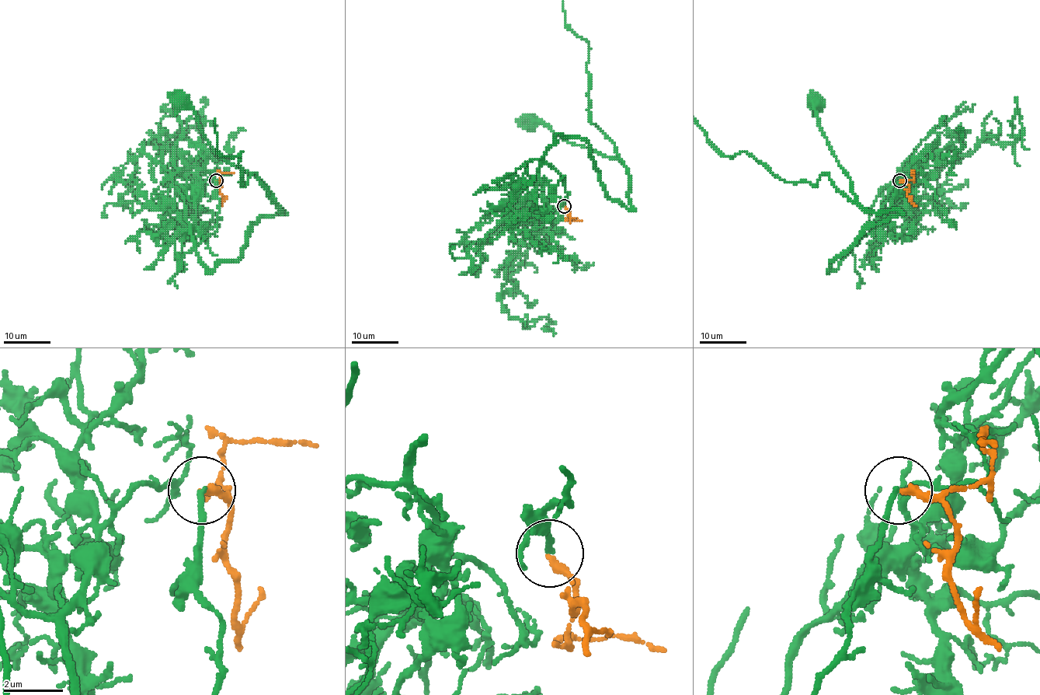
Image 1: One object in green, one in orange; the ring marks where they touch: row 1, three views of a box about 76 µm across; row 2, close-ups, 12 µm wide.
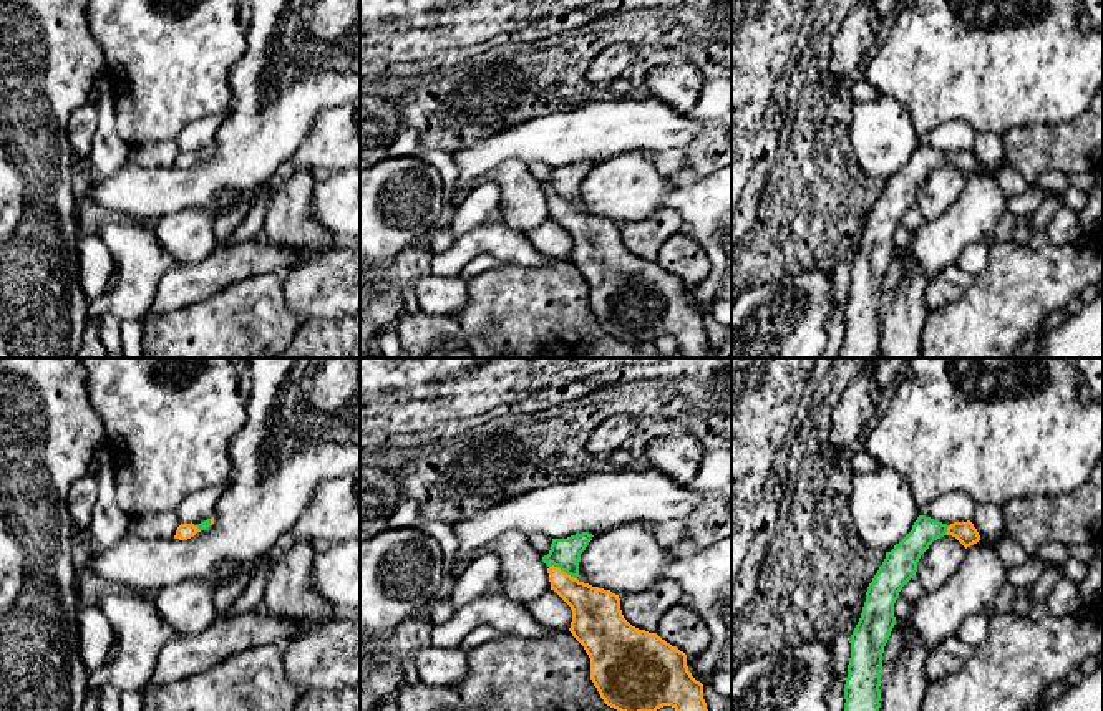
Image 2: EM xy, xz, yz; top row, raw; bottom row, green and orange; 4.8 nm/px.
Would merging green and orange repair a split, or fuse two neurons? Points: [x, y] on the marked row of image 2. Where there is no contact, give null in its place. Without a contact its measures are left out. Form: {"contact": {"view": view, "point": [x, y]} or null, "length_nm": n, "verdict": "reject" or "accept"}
{"contact": {"view": "xz", "point": [563, 570]}, "length_nm": 150, "verdict": "accept"}

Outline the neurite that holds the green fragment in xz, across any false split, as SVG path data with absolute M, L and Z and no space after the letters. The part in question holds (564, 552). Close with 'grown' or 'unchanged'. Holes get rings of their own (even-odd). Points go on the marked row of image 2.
M582 532L567 539L552 539L542 562L549 567L551 590L572 610L569 631L590 658L590 680L600 698L617 711L657 711L663 706L672 706L675 711L708 711L703 684L688 671L687 655L657 633L632 626L622 615L619 595L577 580L581 554L592 537Z | grown

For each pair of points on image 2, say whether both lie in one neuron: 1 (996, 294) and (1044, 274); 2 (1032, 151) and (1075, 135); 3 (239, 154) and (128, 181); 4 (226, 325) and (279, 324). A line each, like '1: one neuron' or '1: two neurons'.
1: one neuron
2: one neuron
3: one neuron
4: one neuron

